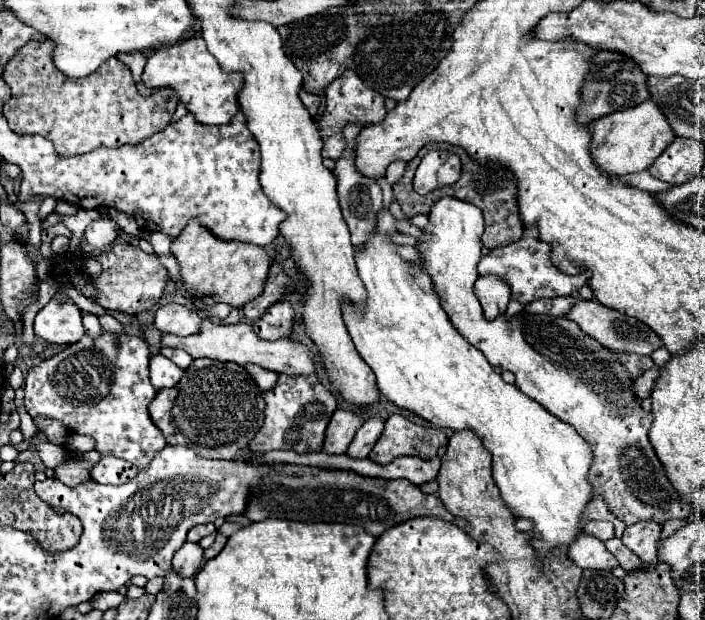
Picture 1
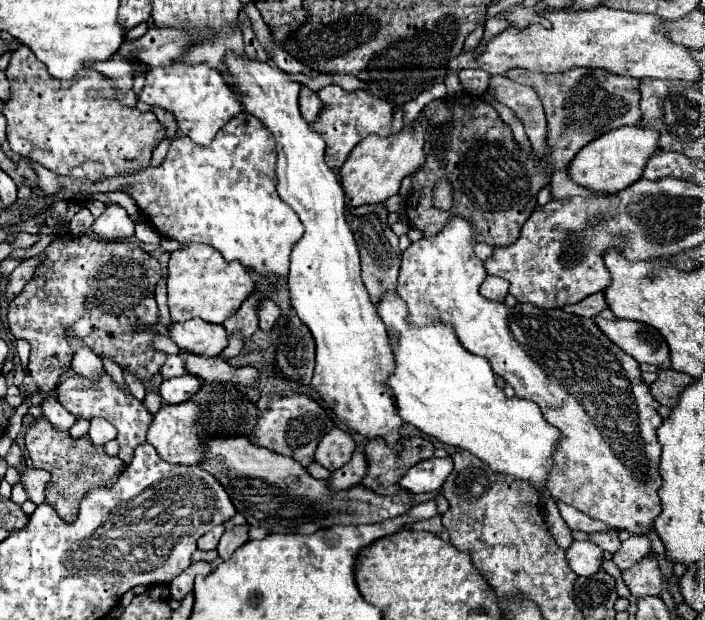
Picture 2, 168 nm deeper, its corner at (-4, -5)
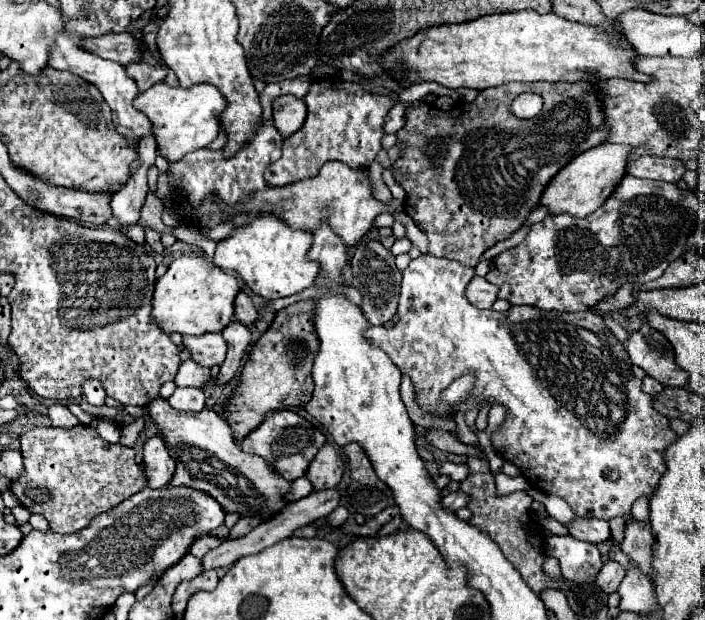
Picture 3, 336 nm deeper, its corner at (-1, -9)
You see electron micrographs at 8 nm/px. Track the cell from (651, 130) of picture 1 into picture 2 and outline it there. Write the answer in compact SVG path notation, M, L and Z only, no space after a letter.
M636 126L616 128L614 132L606 132L604 136L592 140L592 144L586 144L570 162L568 174L578 186L584 186L598 194L604 192L614 194L628 188L642 176L642 170L650 154L654 154L656 150L660 148L658 148L658 134L654 130L636 128Z

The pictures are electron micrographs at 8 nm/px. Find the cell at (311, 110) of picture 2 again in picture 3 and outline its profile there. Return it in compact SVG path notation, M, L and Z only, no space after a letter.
M279 96L273 100L273 124L287 138L295 134L307 118L307 106L297 96Z

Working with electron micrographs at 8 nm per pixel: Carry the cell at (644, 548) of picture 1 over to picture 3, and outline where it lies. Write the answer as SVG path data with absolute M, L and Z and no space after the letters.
M607 562L607 564L601 568L595 584L597 584L599 588L603 588L607 594L611 594L611 592L617 590L617 584L625 578L625 574L627 574L627 570L625 570L619 562Z

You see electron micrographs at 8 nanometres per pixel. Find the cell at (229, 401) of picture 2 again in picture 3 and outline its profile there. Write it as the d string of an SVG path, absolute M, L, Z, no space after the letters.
M161 434L147 440L143 450L143 462L147 468L147 480L151 488L161 488L169 484L169 480L175 474L175 460L169 456L169 450Z

